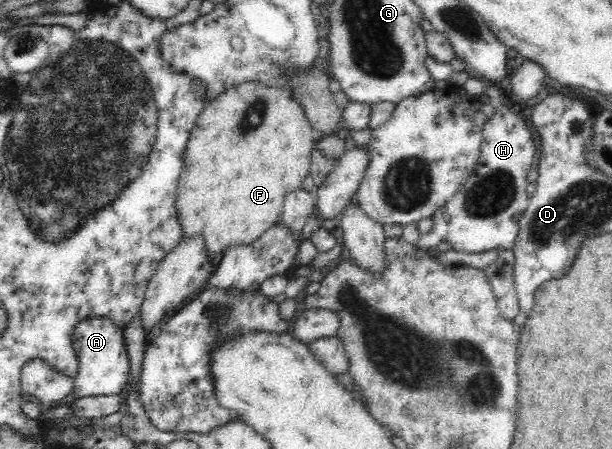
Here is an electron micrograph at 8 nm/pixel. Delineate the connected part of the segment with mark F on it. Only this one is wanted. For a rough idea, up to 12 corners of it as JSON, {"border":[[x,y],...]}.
{"border":[[284,88],[207,101],[174,203],[213,262],[280,223],[317,132]]}

